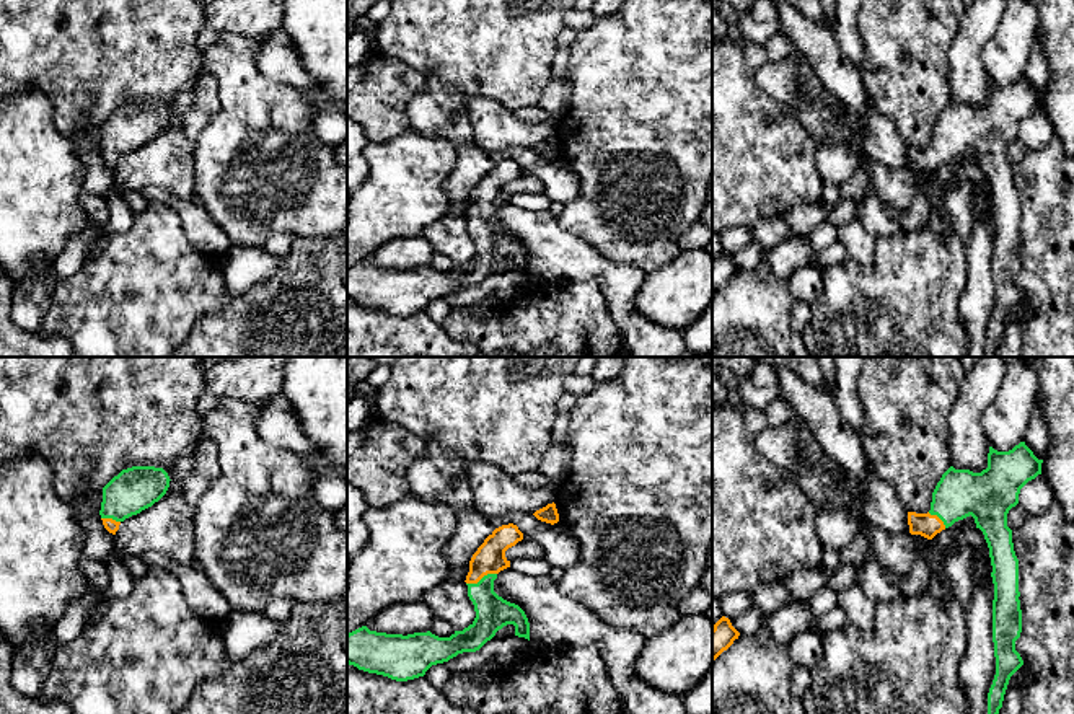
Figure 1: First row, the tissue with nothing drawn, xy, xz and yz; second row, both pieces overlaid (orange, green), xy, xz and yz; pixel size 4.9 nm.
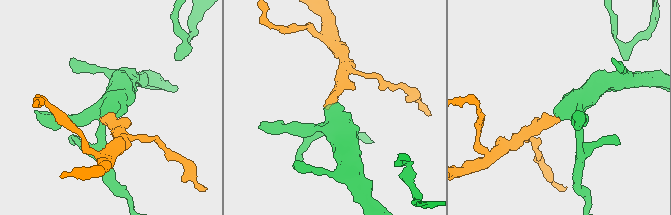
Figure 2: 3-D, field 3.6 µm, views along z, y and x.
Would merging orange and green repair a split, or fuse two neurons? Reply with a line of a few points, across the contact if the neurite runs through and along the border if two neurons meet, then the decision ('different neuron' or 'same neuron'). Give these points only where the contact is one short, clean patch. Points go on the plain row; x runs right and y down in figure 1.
xz (489, 193), (481, 212), (481, 229), (492, 246) | same neuron

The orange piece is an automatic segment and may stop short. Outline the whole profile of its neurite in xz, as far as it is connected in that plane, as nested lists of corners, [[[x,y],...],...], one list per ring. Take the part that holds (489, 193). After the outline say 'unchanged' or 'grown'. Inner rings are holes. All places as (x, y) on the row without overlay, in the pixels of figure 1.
[[[502,160],[495,163],[473,189],[464,217],[468,220],[468,231],[474,240],[476,253],[468,262],[455,266],[450,272],[438,272],[430,266],[403,271],[376,267],[362,261],[347,269],[347,298],[368,308],[383,310],[396,316],[407,316],[424,311],[432,300],[448,297],[458,289],[479,285],[495,271],[499,264],[507,259],[515,261],[515,271],[530,275],[530,258],[525,246],[518,240],[504,235],[494,227],[494,215],[497,214],[497,209],[510,202],[505,186],[522,174],[523,168],[517,160]]] | grown

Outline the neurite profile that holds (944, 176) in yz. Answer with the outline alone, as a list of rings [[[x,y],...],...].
[[[971,150],[937,168],[929,179],[929,194],[932,196],[935,192],[942,192],[949,197],[947,187],[955,183],[958,168],[968,163],[976,163],[975,153]]]

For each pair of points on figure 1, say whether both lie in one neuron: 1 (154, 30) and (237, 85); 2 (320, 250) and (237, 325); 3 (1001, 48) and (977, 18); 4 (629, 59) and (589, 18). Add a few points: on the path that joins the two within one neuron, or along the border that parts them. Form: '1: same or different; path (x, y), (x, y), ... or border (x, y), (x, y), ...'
1: different; border (201, 51), (201, 69), (204, 72)
2: same; path (299, 271), (258, 310)
3: different; border (1001, 17), (983, 49), (986, 74)
4: different; border (597, 18), (577, 31)

